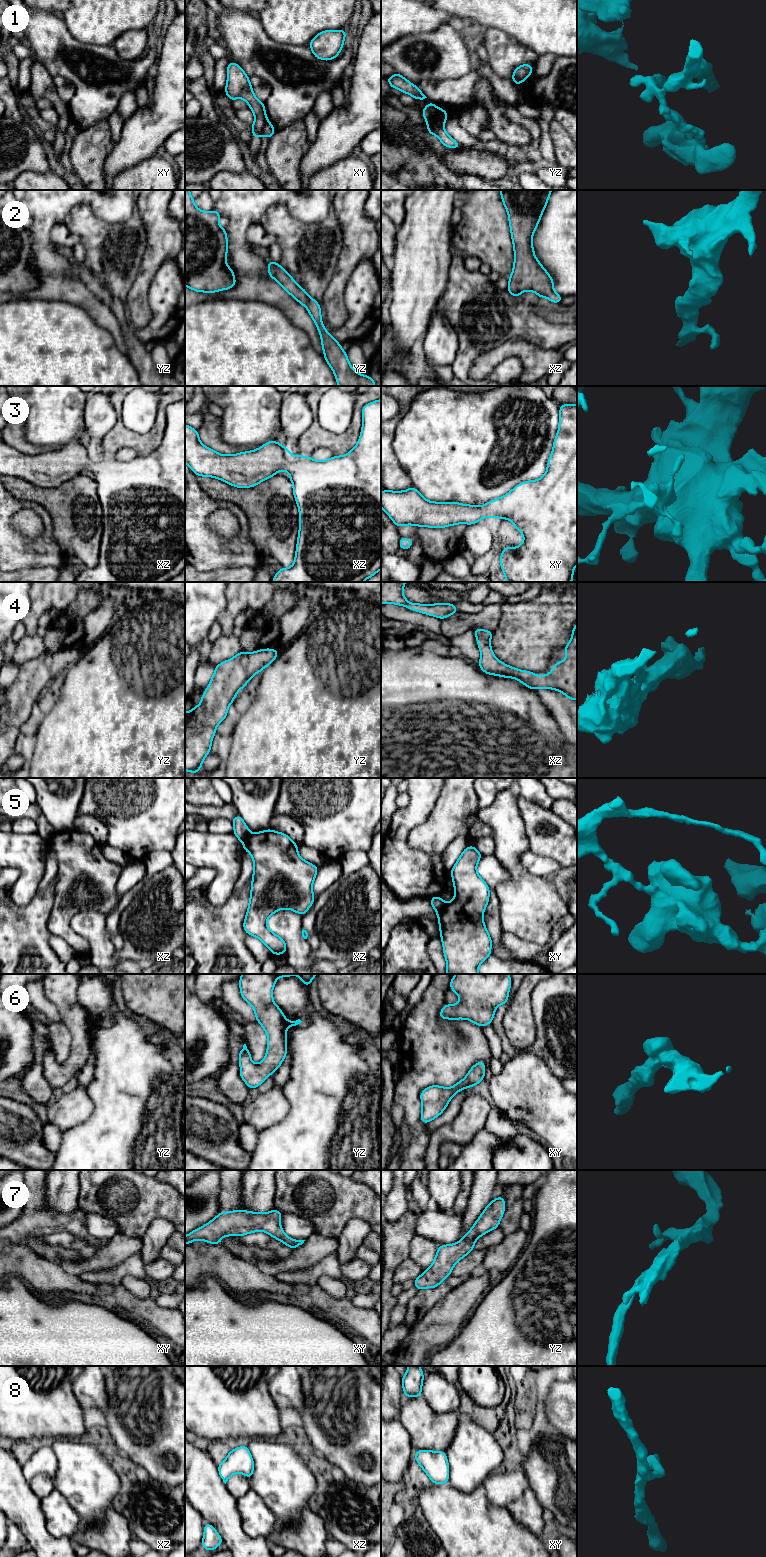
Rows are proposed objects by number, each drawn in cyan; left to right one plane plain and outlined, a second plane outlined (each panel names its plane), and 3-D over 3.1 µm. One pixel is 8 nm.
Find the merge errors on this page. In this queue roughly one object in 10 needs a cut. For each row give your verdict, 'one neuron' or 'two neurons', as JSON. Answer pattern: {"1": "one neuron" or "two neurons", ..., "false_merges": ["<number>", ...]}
{"1": "two neurons", "2": "one neuron", "3": "one neuron", "4": "one neuron", "5": "two neurons", "6": "one neuron", "7": "one neuron", "8": "one neuron", "false_merges": ["1", "5"]}

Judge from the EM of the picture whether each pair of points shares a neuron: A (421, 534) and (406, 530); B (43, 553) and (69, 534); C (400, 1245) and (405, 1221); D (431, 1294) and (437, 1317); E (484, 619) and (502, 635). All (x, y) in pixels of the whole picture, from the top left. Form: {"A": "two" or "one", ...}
{"A": "two", "B": "two", "C": "one", "D": "two", "E": "two"}

